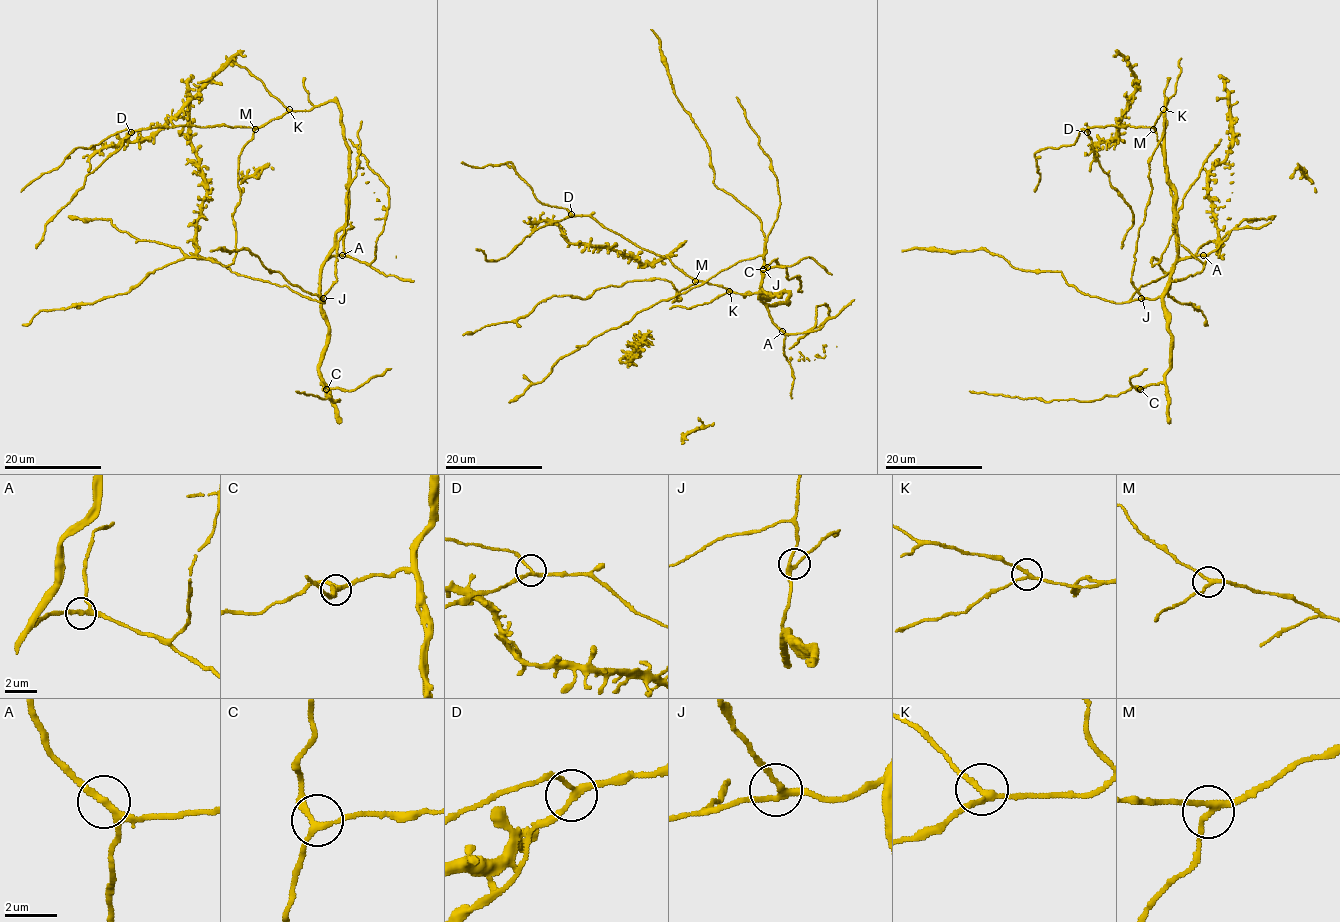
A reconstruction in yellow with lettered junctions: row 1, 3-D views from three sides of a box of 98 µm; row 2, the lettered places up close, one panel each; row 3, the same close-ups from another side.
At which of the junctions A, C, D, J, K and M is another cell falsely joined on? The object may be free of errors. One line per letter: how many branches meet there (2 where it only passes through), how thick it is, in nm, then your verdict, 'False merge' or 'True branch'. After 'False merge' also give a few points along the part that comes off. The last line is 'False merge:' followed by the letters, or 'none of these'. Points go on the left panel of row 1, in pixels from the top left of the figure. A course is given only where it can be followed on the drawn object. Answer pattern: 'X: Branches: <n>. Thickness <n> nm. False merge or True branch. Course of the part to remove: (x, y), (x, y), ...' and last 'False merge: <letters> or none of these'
A: Branches: 3. Thickness 240 nm. True branch
C: Branches: 3. Thickness 200 nm. True branch
D: Branches: 3. Thickness 200 nm. True branch
J: Branches: 3. Thickness 220 nm. True branch
K: Branches: 3. Thickness 200 nm. True branch
M: Branches: 3. Thickness 220 nm. True branch
False merge: none of these

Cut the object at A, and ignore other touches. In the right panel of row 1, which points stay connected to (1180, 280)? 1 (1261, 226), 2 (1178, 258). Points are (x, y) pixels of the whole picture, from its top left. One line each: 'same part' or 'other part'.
1: same part
2: other part

